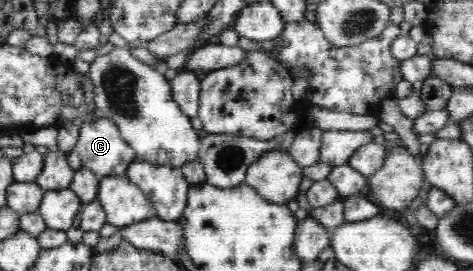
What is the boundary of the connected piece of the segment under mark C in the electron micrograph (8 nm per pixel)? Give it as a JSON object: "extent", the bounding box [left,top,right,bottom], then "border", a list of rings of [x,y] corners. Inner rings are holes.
{"extent":[73,116,136,178],"border":[[[102,116],[81,126],[73,150],[80,155],[81,166],[101,178],[125,176],[136,160],[134,151],[123,140],[118,127]]]}

